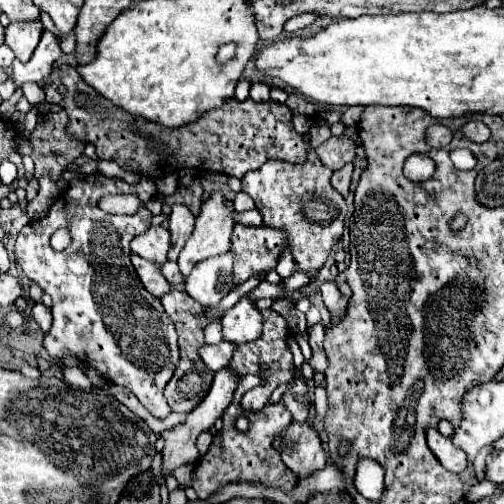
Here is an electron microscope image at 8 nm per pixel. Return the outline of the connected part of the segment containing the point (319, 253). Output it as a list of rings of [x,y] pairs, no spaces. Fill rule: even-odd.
[[[314,150],[308,152],[304,164],[288,164],[282,160],[268,160],[254,172],[248,172],[242,182],[242,192],[246,192],[258,212],[262,214],[262,224],[272,228],[282,228],[288,234],[294,262],[300,272],[312,280],[318,276],[320,268],[328,260],[332,246],[340,240],[346,218],[344,198],[330,186],[332,170],[328,170]]]

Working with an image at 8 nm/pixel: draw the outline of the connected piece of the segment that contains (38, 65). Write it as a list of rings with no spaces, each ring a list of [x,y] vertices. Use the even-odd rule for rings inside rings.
[[[44,30],[30,62],[22,64],[22,62],[14,62],[12,64],[12,70],[14,70],[14,82],[16,86],[22,86],[24,82],[42,82],[50,76],[52,72],[52,66],[54,62],[62,56],[62,50],[60,50],[60,44],[58,44],[58,38]]]

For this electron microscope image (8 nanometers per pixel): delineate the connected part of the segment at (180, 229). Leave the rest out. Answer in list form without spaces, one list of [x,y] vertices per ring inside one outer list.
[[[174,204],[172,206],[172,214],[168,218],[168,230],[172,234],[172,246],[168,252],[168,260],[176,262],[180,250],[184,248],[186,240],[190,238],[192,230],[194,230],[194,216],[192,212],[184,206],[184,204]]]

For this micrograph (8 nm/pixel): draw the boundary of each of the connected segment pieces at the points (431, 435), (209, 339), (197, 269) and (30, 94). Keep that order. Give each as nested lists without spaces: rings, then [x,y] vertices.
[[[432,428],[426,432],[426,438],[428,438],[430,450],[434,452],[434,456],[440,460],[440,464],[442,464],[448,472],[460,474],[460,472],[466,468],[468,460],[466,460],[464,450],[456,448],[450,438],[442,436],[438,430],[432,430]]]
[[[220,322],[208,324],[204,330],[204,336],[206,336],[206,344],[218,344],[222,340],[222,324]]]
[[[232,252],[198,262],[186,280],[186,292],[202,306],[216,306],[232,286]]]
[[[26,84],[24,88],[22,88],[22,92],[24,92],[24,98],[34,106],[37,104],[39,100],[44,100],[44,90],[42,90],[42,86],[38,86],[38,84]]]

